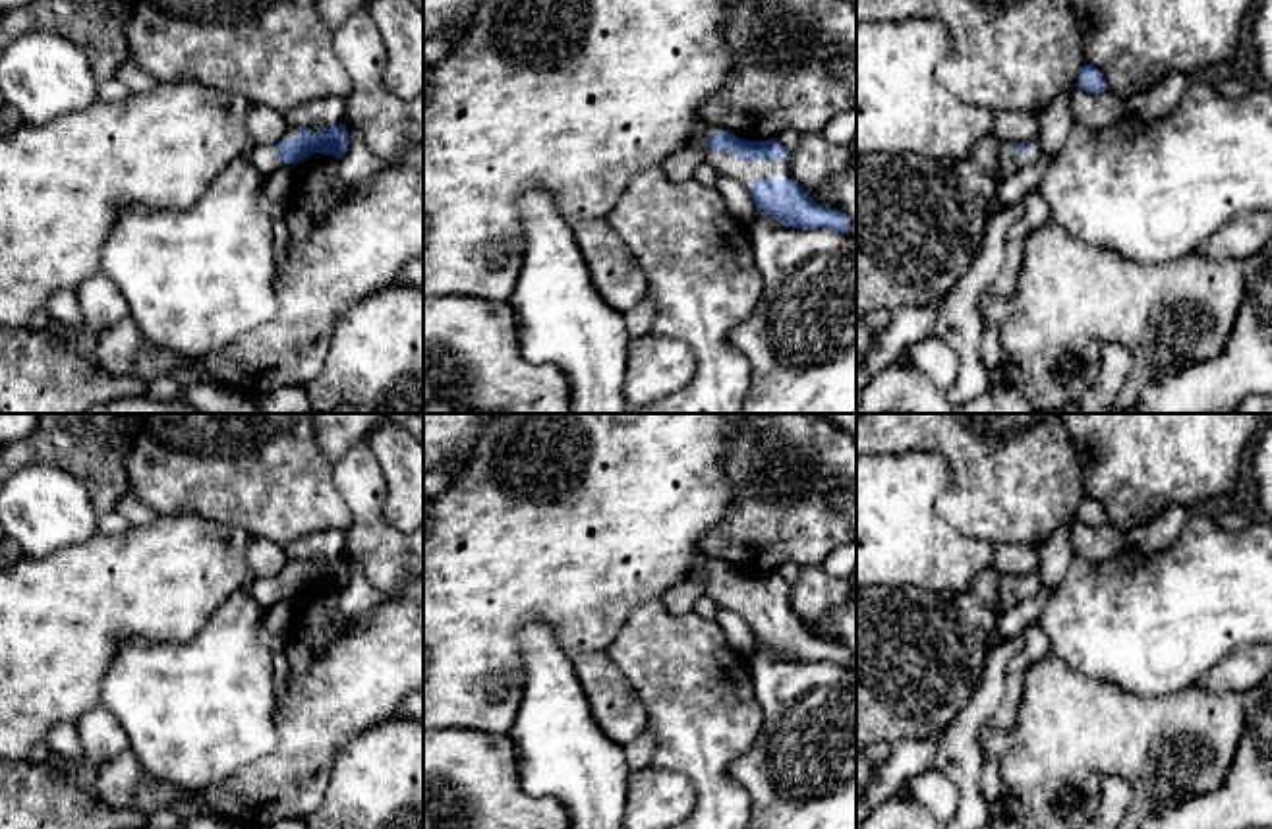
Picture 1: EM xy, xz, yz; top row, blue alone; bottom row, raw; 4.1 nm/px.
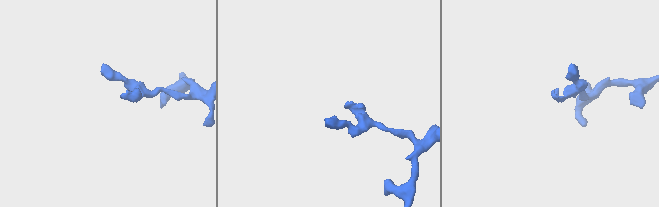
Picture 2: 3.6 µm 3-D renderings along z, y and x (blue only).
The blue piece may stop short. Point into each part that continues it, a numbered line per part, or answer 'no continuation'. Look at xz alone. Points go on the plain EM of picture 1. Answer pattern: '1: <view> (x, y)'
1: xz (747, 605)

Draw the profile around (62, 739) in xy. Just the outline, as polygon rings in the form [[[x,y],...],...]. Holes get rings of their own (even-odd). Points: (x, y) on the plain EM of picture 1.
[[[60,723],[52,727],[46,732],[44,742],[50,746],[54,758],[66,767],[81,761],[81,742],[75,723]]]

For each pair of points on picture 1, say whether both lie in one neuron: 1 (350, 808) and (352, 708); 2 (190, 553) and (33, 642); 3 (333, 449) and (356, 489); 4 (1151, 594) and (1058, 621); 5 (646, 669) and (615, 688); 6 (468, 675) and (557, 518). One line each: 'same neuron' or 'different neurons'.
1: different neurons
2: same neuron
3: different neurons
4: same neuron
5: different neurons
6: same neuron

